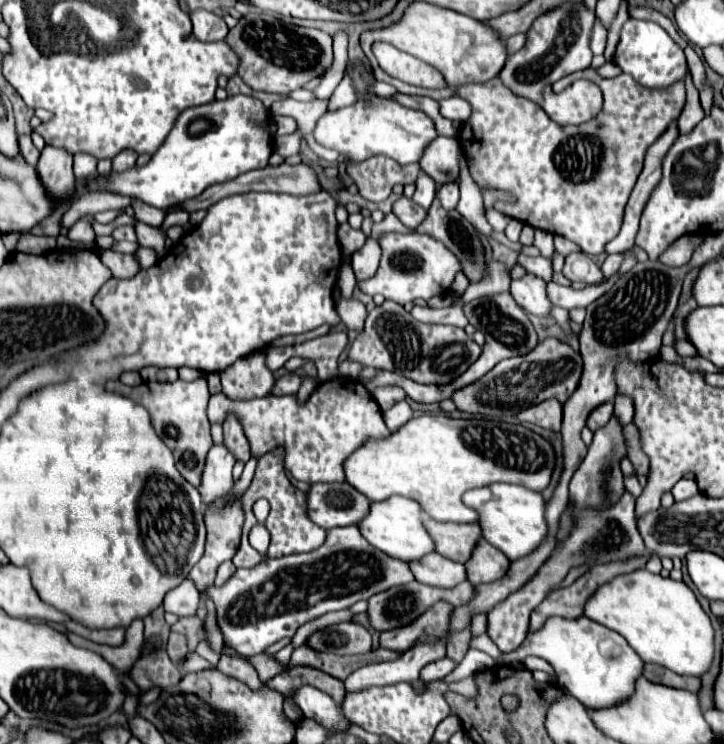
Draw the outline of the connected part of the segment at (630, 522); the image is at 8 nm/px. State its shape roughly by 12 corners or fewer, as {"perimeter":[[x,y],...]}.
{"perimeter":[[635,498],[607,512],[575,512],[571,540],[487,614],[501,652],[529,632],[529,614],[571,568],[647,550]]}

